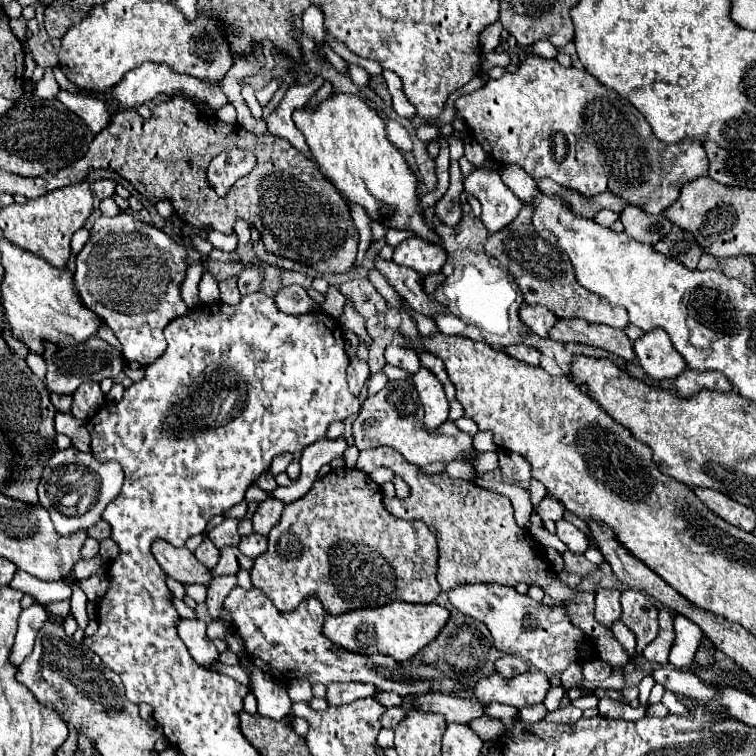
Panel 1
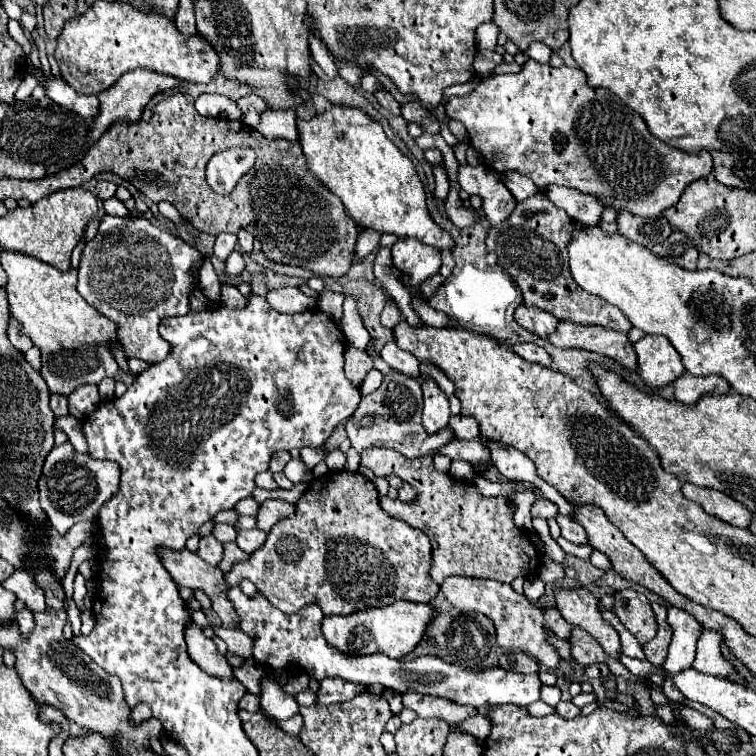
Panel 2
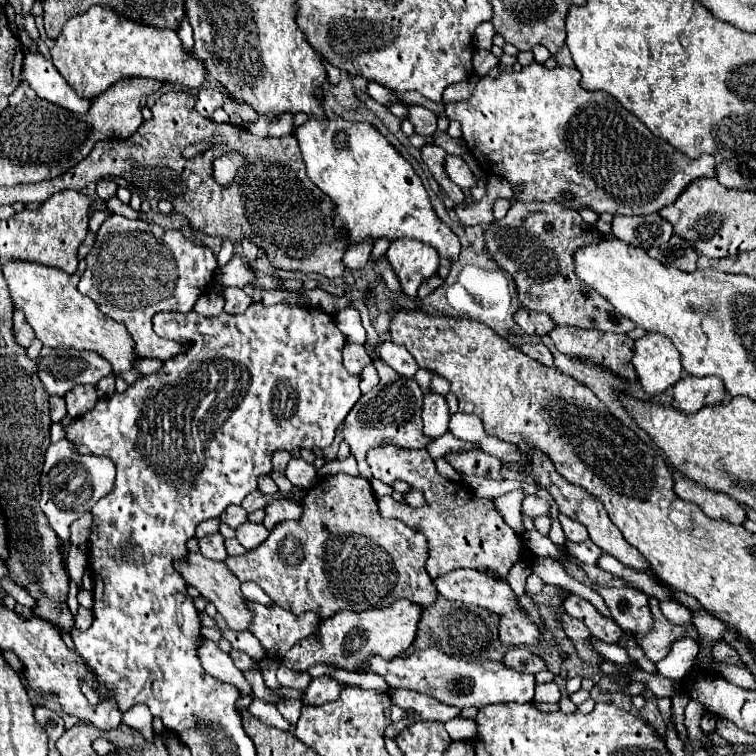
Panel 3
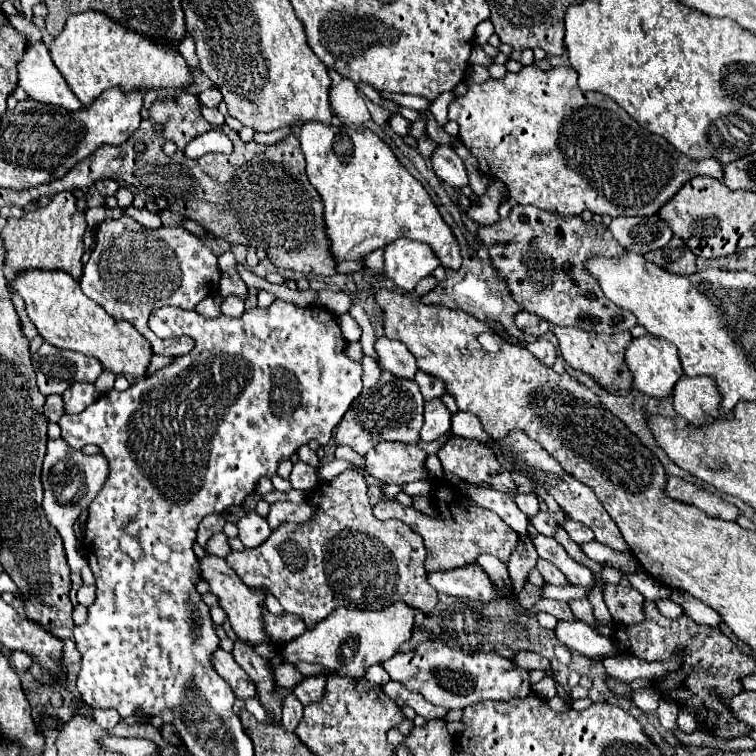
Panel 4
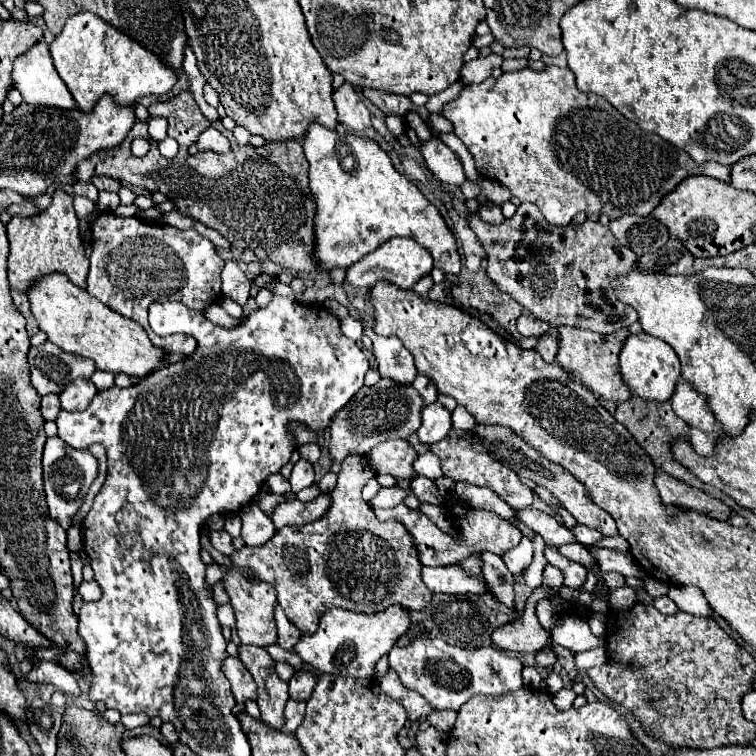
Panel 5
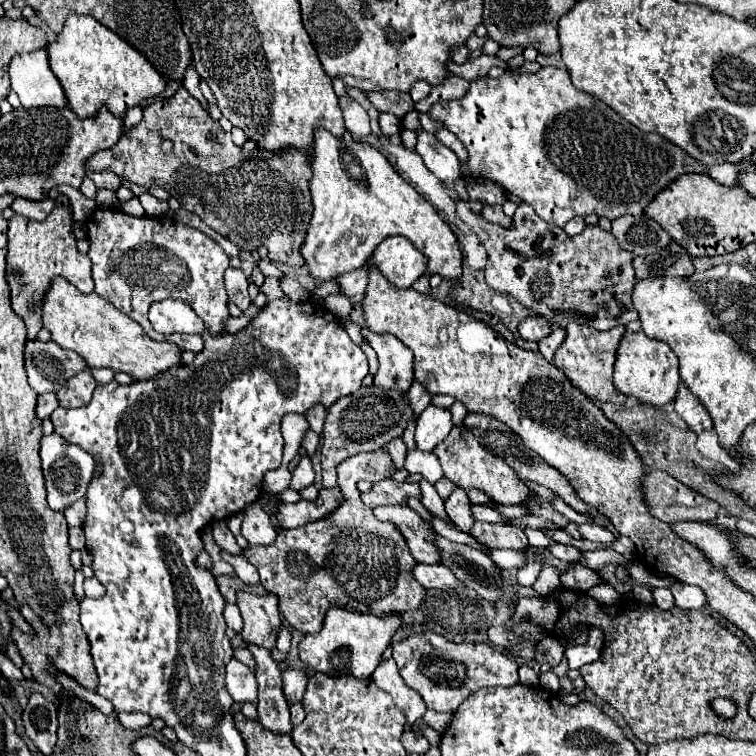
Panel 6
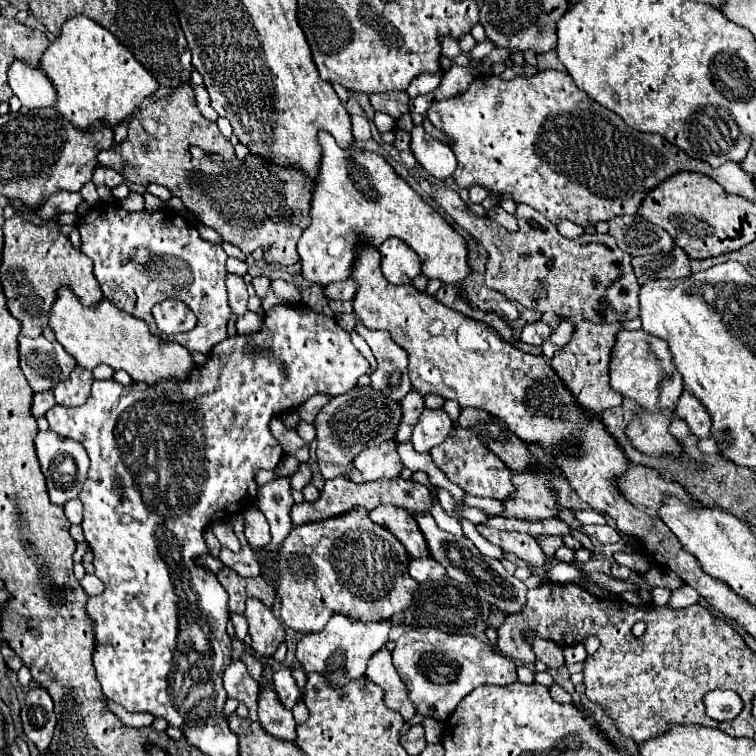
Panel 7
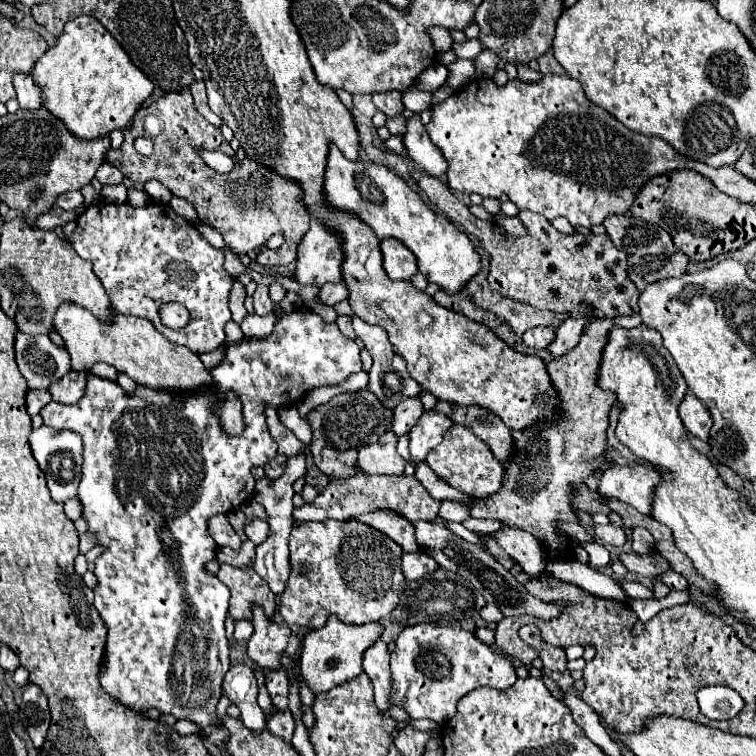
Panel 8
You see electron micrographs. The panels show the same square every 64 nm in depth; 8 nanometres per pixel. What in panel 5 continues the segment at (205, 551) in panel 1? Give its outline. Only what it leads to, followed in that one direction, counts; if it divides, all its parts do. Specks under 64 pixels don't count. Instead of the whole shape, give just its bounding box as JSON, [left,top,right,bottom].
[210,530,234,556]

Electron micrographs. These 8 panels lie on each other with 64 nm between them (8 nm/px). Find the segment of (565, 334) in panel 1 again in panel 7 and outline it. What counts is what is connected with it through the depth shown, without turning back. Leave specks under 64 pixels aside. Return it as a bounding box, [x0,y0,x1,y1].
[550,322,622,416]

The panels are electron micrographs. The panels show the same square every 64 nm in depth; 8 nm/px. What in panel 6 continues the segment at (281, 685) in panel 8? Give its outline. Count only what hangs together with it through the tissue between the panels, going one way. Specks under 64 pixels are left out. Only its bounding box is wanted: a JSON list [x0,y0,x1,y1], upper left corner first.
[282,668,310,704]

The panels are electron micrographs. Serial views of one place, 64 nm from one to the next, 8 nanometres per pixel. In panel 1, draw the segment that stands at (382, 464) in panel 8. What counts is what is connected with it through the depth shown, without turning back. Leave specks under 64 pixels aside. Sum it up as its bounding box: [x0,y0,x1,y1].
[206,468,442,620]

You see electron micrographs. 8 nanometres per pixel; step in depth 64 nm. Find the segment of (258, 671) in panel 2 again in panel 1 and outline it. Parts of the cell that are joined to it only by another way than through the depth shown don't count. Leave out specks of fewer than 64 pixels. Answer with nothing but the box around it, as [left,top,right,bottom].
[211,662,250,687]

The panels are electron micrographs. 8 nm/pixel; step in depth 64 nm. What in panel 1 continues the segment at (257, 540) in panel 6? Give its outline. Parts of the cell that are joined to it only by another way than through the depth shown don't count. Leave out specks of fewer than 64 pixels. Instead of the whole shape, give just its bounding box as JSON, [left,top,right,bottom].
[238,534,268,558]

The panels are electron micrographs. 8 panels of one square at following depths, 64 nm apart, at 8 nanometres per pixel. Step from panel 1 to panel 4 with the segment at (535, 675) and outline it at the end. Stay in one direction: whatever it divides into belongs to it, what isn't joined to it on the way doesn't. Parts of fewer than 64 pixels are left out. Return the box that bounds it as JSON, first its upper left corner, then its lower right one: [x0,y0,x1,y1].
[262,608,530,708]

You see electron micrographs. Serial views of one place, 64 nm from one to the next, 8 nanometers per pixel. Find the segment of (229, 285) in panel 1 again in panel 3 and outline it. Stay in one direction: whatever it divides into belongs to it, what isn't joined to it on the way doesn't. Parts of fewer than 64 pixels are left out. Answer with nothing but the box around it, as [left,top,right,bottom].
[222,288,252,314]

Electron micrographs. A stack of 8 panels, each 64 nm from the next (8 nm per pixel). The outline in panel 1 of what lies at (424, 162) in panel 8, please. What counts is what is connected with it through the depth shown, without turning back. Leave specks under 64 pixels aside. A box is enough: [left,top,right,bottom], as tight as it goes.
[464,170,522,234]

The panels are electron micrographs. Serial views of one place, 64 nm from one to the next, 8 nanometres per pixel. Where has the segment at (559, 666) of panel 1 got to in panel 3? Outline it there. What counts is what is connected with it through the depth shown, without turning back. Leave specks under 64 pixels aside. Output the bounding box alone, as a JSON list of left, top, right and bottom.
[434,570,540,646]

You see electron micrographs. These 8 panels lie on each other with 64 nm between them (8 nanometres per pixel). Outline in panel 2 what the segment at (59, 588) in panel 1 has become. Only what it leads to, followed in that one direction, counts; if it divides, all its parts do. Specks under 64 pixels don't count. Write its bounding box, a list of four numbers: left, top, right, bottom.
[2,570,46,612]

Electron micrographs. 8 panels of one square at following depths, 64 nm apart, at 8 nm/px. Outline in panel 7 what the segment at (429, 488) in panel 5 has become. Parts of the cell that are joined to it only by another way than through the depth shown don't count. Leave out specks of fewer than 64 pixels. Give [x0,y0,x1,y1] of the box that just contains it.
[430,498,462,536]

